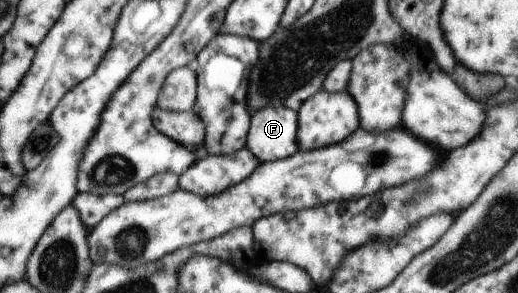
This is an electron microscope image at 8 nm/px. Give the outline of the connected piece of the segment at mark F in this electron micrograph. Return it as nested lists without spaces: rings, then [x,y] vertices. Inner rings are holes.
[[[265,107],[250,117],[247,148],[260,163],[286,159],[299,149],[297,123],[299,111],[287,107]]]

